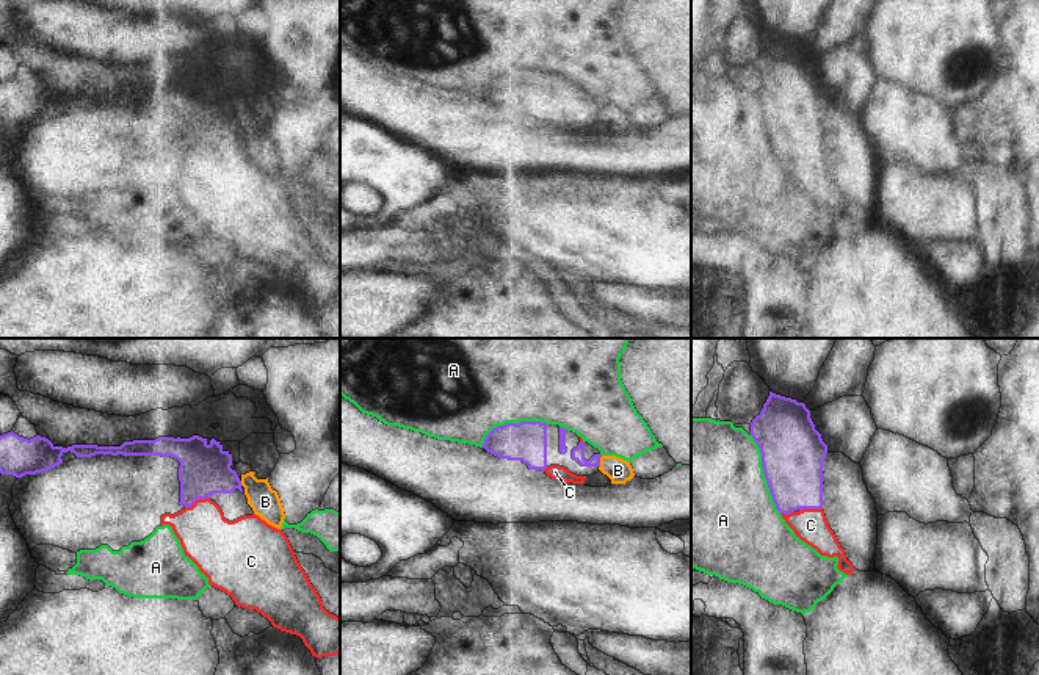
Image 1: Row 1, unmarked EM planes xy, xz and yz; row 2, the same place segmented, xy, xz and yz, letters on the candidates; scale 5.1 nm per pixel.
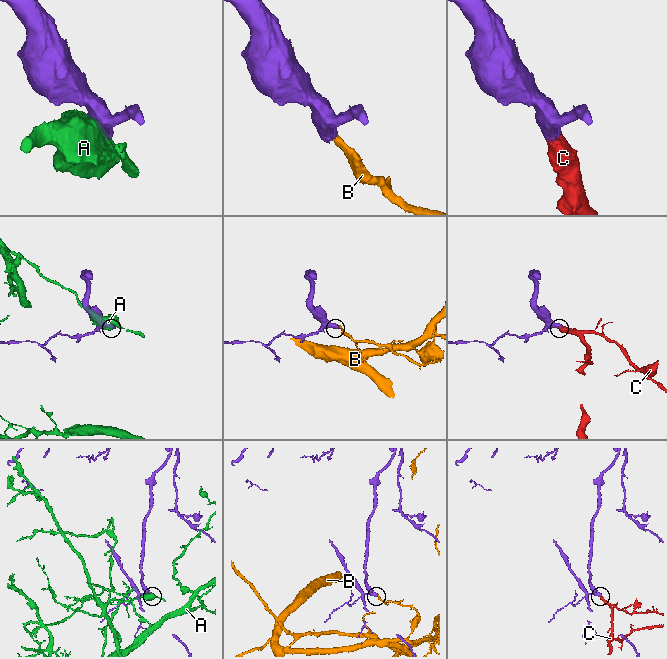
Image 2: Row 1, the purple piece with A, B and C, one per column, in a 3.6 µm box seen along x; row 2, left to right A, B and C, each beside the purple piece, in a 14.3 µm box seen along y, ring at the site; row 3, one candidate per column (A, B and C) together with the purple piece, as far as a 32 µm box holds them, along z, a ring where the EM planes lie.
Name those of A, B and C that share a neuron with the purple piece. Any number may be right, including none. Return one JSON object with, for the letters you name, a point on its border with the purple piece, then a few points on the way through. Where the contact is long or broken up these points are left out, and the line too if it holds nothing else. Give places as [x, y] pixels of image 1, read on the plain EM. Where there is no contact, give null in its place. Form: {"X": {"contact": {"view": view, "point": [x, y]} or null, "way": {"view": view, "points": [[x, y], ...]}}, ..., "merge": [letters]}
{"C": {"contact": {"view": "xy", "point": [196, 147]}, "way": {"view": "xy", "points": [[204, 119], [196, 133], [196, 147], [201, 177], [213, 193]]}}, "merge": ["C"]}

